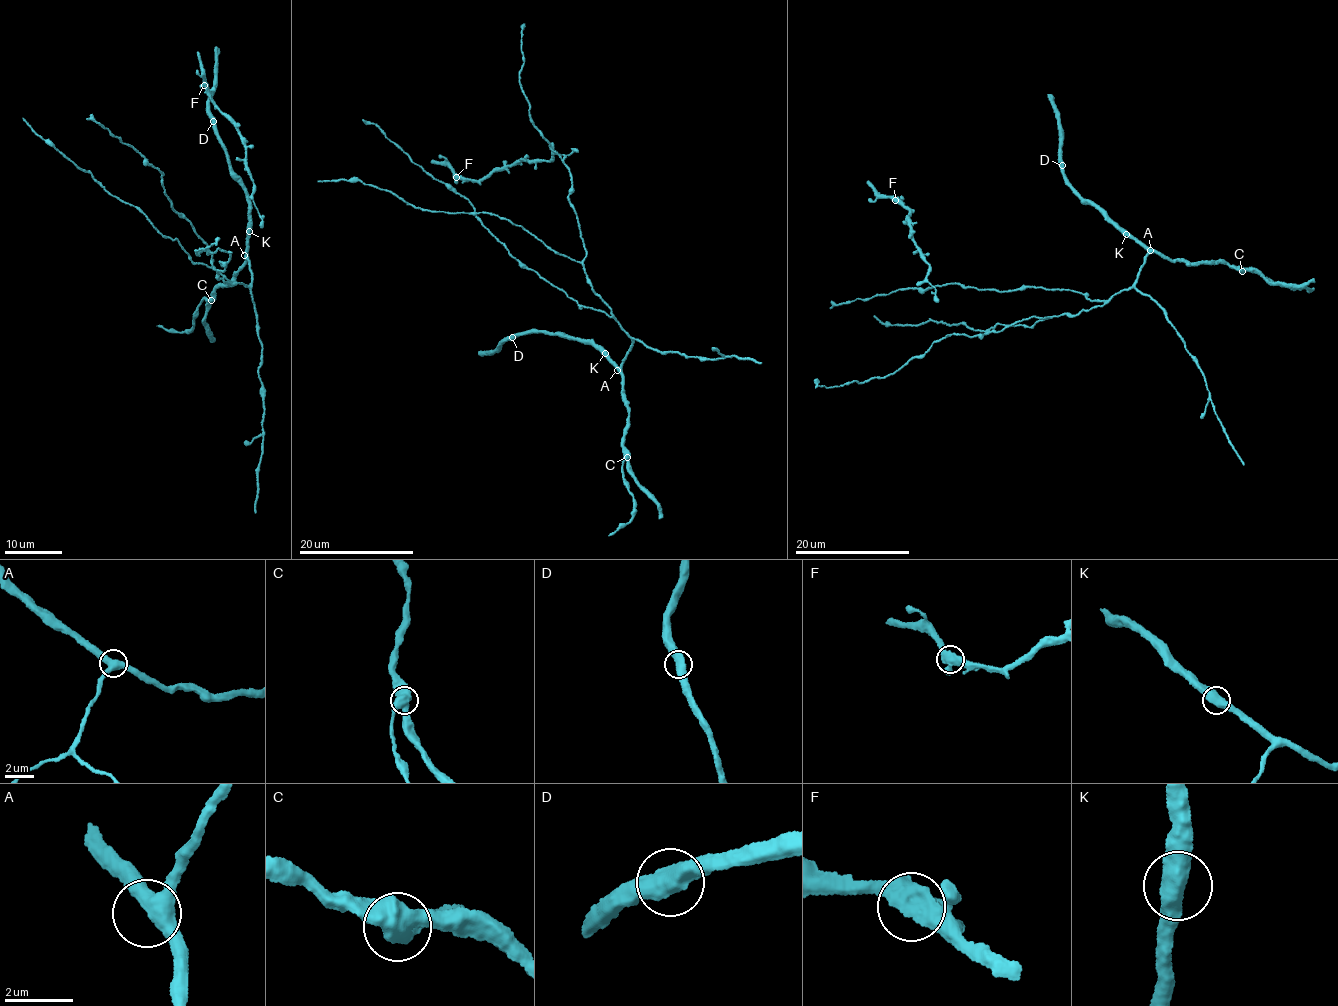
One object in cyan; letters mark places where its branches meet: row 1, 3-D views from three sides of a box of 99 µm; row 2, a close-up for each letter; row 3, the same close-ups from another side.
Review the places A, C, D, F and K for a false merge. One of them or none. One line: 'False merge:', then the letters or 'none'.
False merge: C

